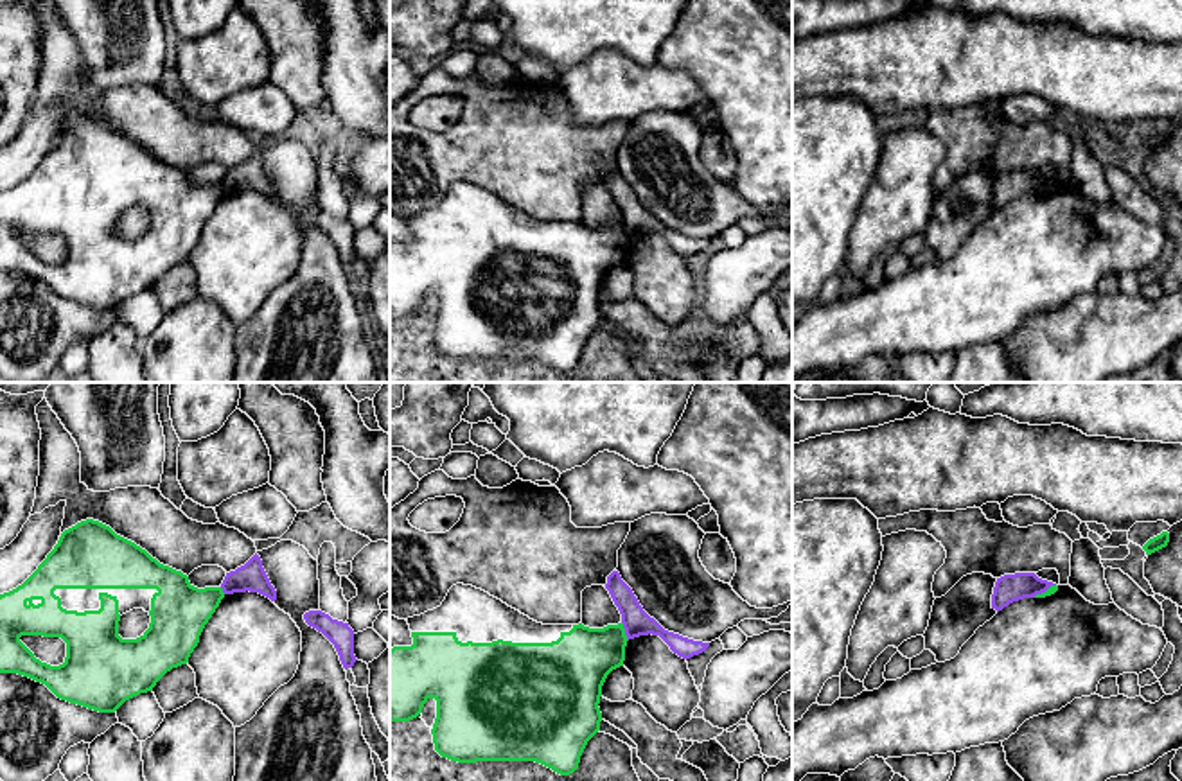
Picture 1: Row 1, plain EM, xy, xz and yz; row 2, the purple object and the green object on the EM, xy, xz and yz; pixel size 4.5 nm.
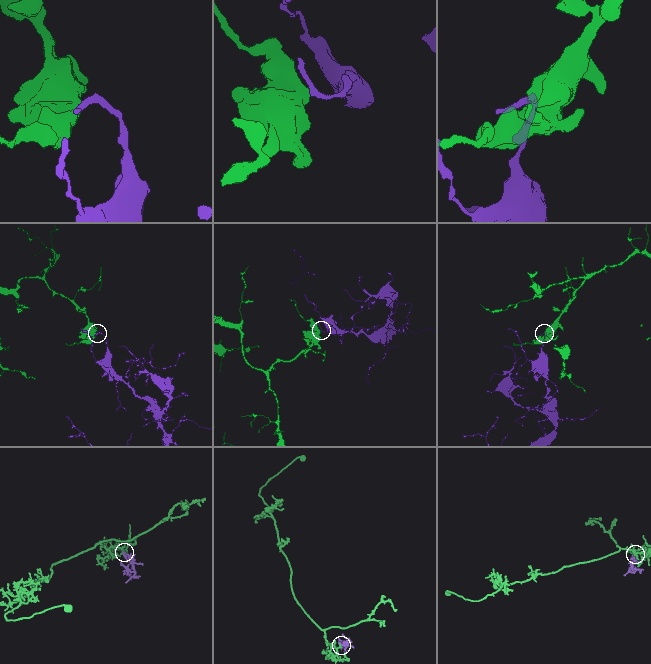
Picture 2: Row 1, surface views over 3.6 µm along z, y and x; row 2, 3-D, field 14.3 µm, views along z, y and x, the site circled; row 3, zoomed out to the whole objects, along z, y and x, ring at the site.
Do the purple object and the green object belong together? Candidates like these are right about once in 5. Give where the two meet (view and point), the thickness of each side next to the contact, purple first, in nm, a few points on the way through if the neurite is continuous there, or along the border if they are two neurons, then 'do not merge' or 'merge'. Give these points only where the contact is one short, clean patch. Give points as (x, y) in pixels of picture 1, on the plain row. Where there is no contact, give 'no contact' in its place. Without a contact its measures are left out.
xz (626, 228) | 120/280 nm | along xz (622, 219), (627, 237) | do not merge

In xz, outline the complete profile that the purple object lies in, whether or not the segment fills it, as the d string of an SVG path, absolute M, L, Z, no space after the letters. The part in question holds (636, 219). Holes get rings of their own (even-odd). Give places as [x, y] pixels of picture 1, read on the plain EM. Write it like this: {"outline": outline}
{"outline": "M613 169L607 174L605 187L609 189L614 203L618 205L622 212L622 221L623 221L627 237L634 237L634 235L648 233L648 232L659 233L670 244L670 248L683 257L699 253L706 250L706 246L710 244L710 241L693 239L693 237L665 228L654 215L650 215L643 208L632 187L622 178L618 169Z"}

